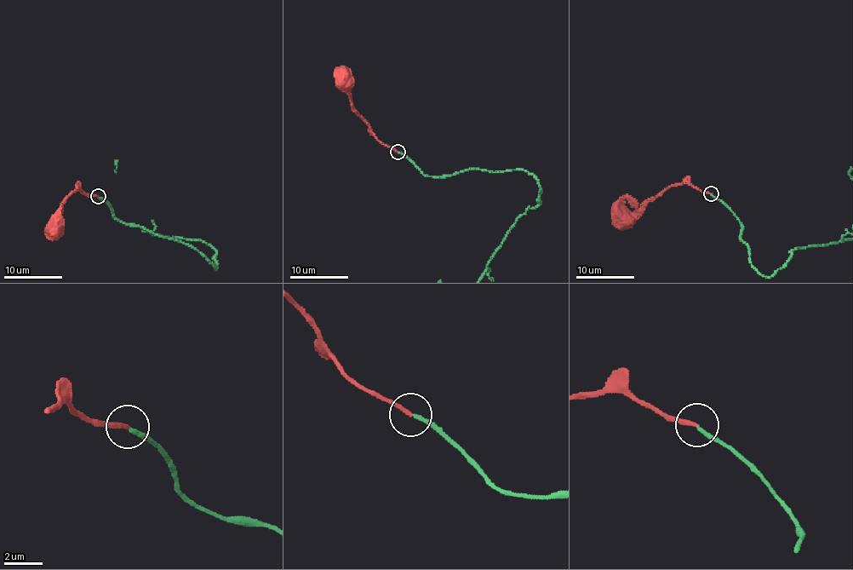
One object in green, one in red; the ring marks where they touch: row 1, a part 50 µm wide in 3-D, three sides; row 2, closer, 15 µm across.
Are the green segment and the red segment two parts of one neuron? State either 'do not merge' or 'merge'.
do not merge

